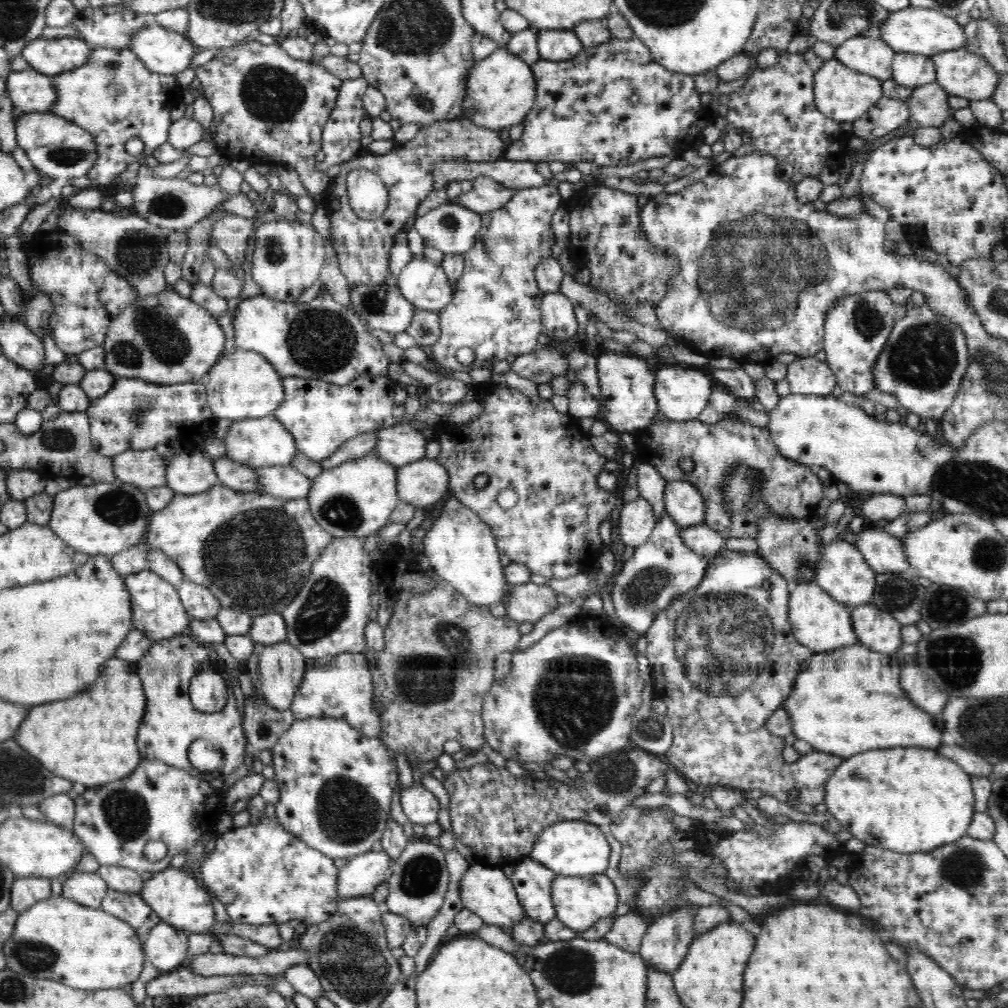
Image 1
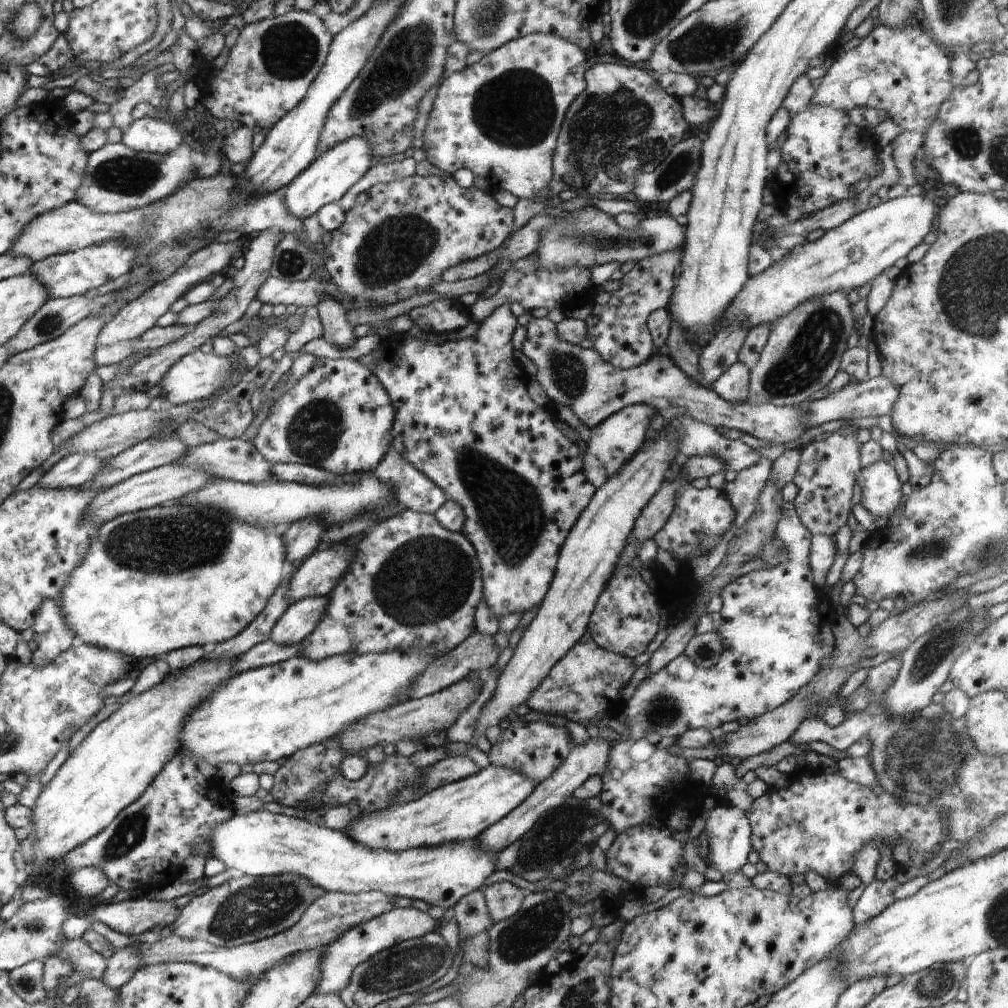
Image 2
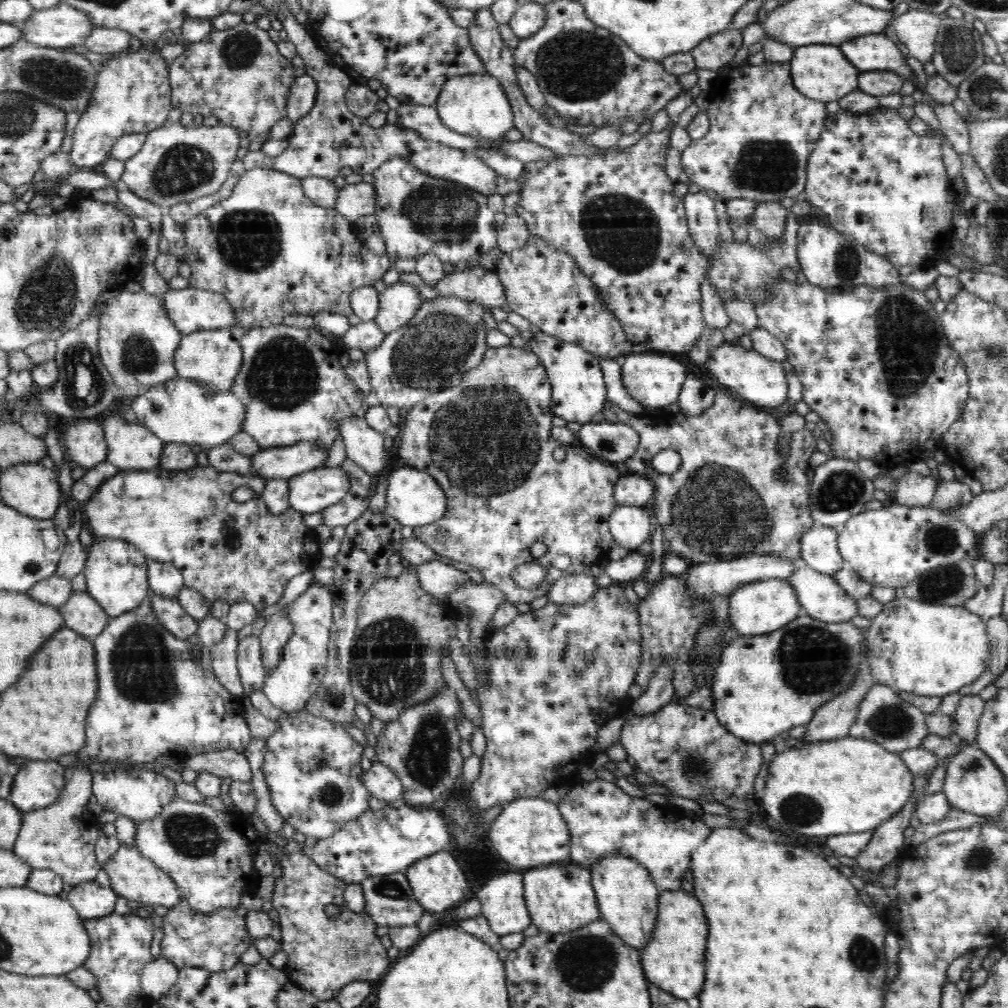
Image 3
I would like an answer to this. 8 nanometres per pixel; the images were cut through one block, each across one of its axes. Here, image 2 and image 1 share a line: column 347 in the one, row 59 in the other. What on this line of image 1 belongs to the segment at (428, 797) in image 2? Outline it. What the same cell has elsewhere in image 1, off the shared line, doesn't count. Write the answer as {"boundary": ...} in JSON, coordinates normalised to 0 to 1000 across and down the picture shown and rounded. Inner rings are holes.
{"boundary":[[[831,60],[818,61],[808,73],[808,97],[810,107],[824,118],[843,121],[852,118],[875,97],[874,79],[837,65]]]}

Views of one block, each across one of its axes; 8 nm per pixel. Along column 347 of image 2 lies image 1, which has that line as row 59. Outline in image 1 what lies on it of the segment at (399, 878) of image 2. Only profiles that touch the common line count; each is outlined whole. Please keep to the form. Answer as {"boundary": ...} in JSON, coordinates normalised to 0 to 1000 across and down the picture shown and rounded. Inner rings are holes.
{"boundary":[[[860,35],[848,36],[828,48],[826,59],[844,69],[861,73],[867,77],[886,77],[885,62],[890,53],[875,39],[867,40]]]}

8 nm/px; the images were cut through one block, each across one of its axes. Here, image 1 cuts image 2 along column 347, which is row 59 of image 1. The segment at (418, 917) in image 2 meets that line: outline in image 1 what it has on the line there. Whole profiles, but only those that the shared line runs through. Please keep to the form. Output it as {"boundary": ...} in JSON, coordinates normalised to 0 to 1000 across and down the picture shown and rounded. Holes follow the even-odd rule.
{"boundary":[[[956,47],[950,49],[923,57],[928,64],[929,81],[942,94],[953,95],[962,100],[982,98],[988,85],[992,83],[992,72],[987,71],[976,58],[959,52]]]}

